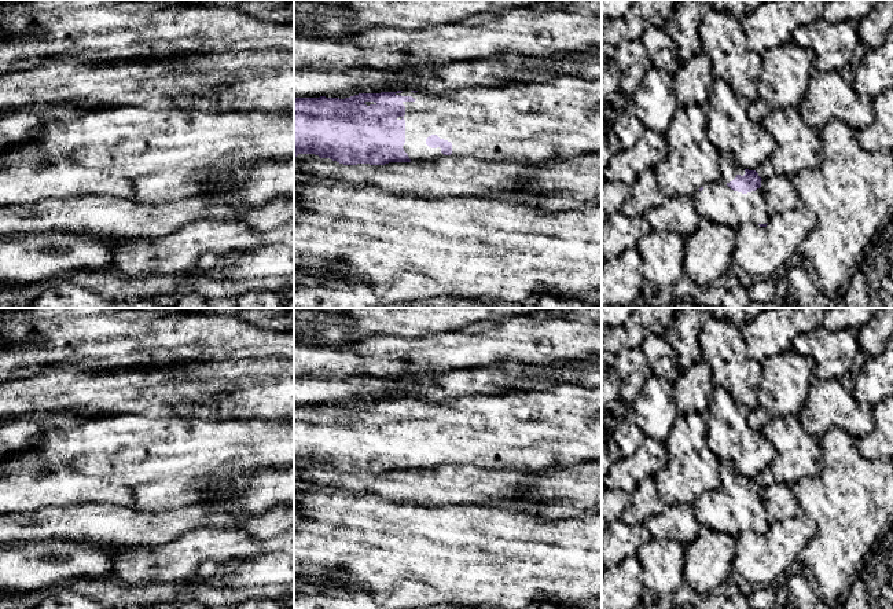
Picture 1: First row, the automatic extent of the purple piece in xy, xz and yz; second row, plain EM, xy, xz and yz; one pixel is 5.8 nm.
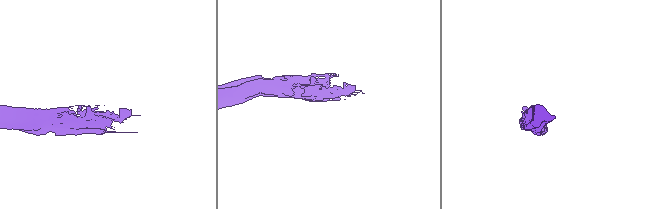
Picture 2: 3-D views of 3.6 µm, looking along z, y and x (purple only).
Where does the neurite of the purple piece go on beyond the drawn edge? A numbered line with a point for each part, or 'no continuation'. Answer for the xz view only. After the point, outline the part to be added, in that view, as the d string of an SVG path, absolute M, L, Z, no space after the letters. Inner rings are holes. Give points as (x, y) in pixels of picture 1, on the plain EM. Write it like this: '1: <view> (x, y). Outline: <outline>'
1: xz (532, 430). Outline: M561 384L544 390L510 390L448 399L441 403L411 399L396 403L415 407L403 410L403 456L411 469L431 470L444 465L440 455L431 456L426 452L431 443L452 451L452 465L488 470L518 469L537 474L555 465L602 459L602 388Z

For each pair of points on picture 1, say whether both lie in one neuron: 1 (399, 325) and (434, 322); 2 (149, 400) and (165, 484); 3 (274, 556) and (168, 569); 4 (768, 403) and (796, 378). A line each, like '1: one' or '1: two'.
1: one
2: two
3: one
4: one

